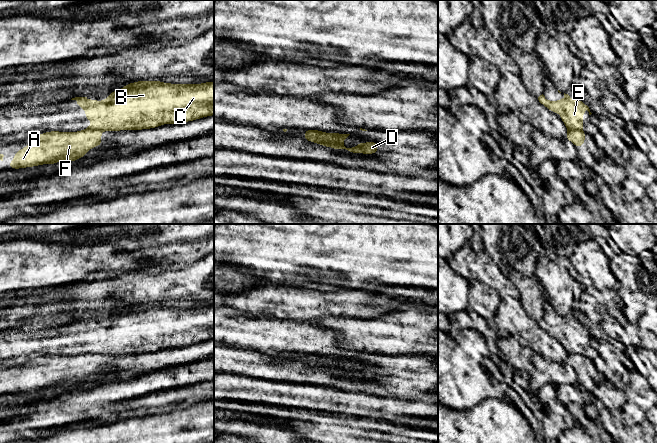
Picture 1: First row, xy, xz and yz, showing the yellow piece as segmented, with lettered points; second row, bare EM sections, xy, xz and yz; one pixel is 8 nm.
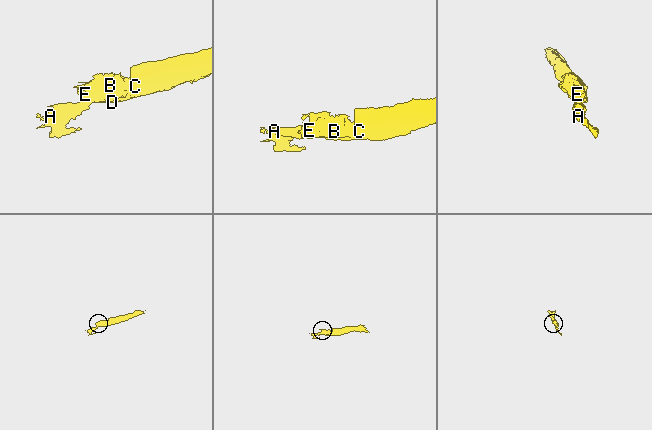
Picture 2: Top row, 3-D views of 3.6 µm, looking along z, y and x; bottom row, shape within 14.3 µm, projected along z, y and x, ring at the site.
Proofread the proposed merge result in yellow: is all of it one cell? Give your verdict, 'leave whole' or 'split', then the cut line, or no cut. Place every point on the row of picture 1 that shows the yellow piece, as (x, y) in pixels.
split; cut in xy along (86, 128), (100, 131)

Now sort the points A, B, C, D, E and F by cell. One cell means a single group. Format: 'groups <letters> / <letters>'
groups A F / B C D E

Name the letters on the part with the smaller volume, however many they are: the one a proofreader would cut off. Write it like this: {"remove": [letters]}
{"remove": ["A", "F"]}

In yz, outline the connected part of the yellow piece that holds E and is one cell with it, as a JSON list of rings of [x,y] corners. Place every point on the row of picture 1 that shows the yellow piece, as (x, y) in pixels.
[[[564,93],[564,98],[558,101],[548,101],[542,94],[538,97],[539,102],[555,114],[561,115],[561,120],[568,130],[583,129],[583,111],[590,112],[589,107],[580,99],[573,100],[568,94]]]

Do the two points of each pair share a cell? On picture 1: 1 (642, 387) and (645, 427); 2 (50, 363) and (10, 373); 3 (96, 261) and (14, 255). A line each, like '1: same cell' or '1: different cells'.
1: different cells
2: same cell
3: same cell

